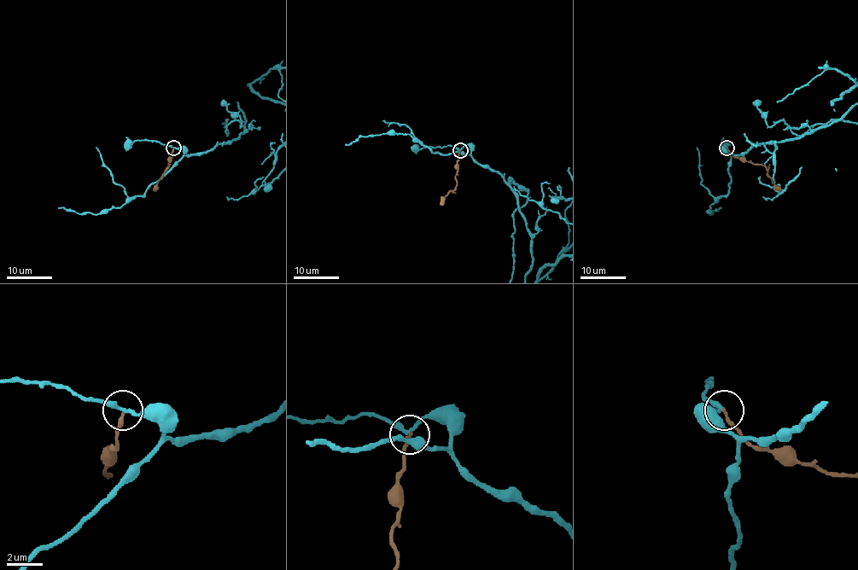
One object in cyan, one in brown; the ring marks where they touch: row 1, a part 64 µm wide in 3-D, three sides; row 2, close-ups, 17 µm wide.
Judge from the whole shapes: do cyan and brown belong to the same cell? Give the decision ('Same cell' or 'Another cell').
Another cell

